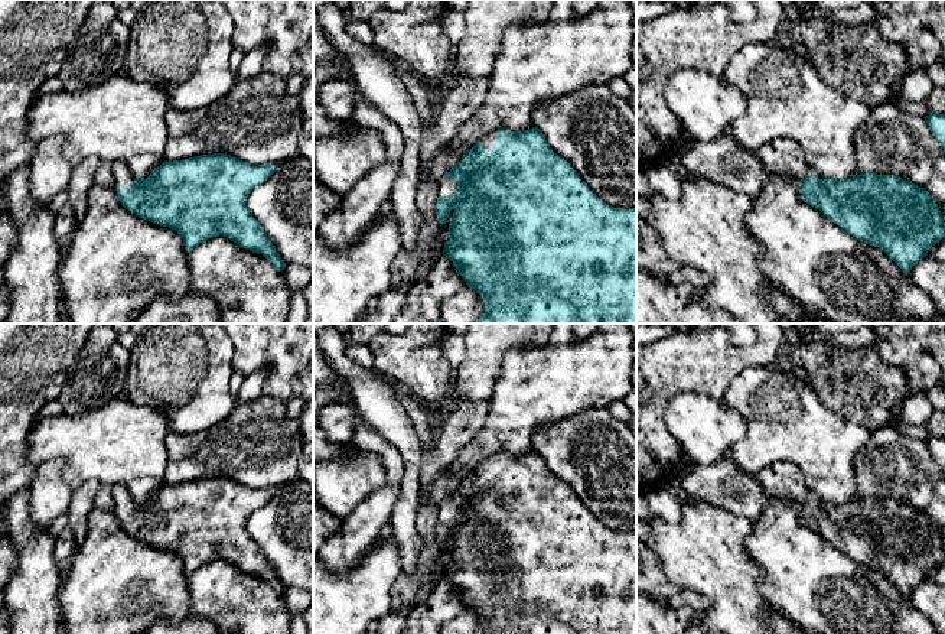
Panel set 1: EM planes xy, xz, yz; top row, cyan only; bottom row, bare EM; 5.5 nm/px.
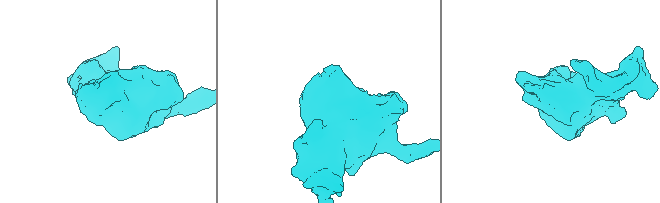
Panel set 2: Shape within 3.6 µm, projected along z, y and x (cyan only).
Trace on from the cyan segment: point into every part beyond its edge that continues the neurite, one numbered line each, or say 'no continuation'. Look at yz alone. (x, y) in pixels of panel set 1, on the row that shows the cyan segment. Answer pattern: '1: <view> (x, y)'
1: yz (779, 156)

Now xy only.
1: xy (123, 176)

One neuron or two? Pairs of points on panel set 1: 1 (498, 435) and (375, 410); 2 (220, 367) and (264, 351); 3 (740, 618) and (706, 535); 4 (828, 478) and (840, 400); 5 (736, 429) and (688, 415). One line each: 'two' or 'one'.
1: two
2: two
3: one
4: two
5: one

